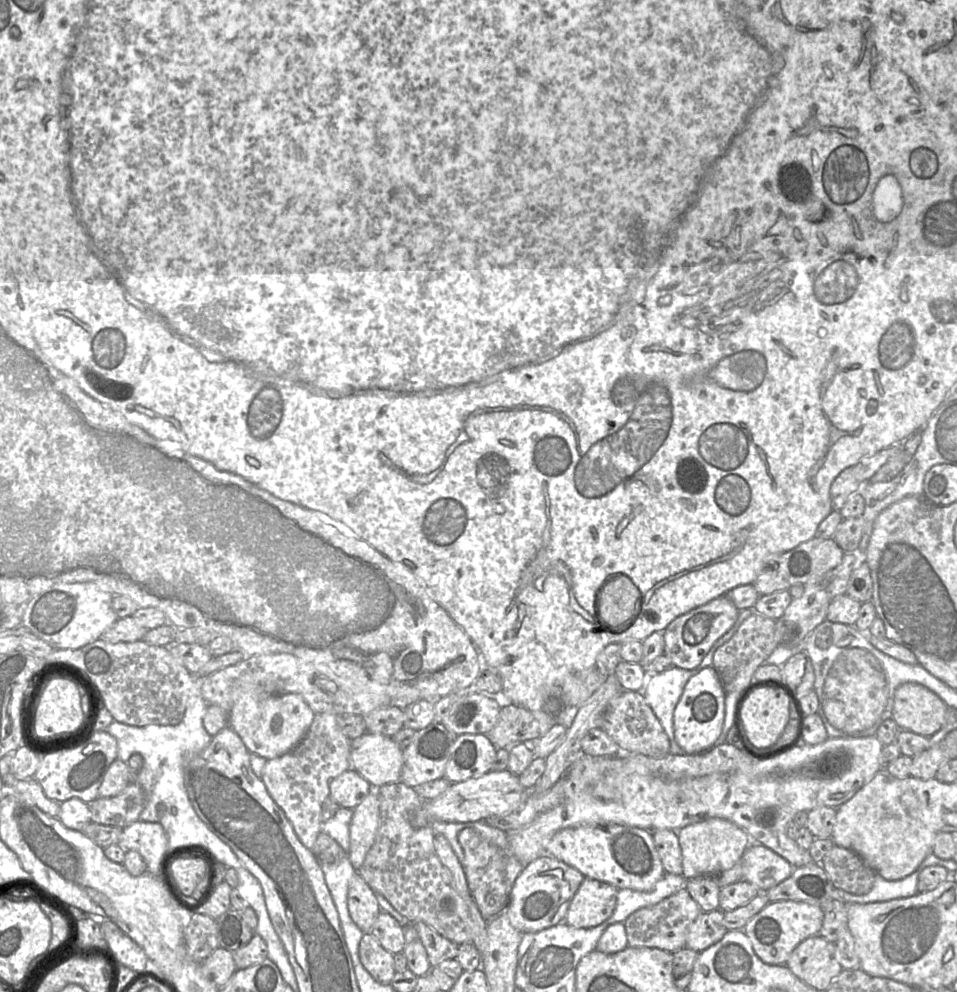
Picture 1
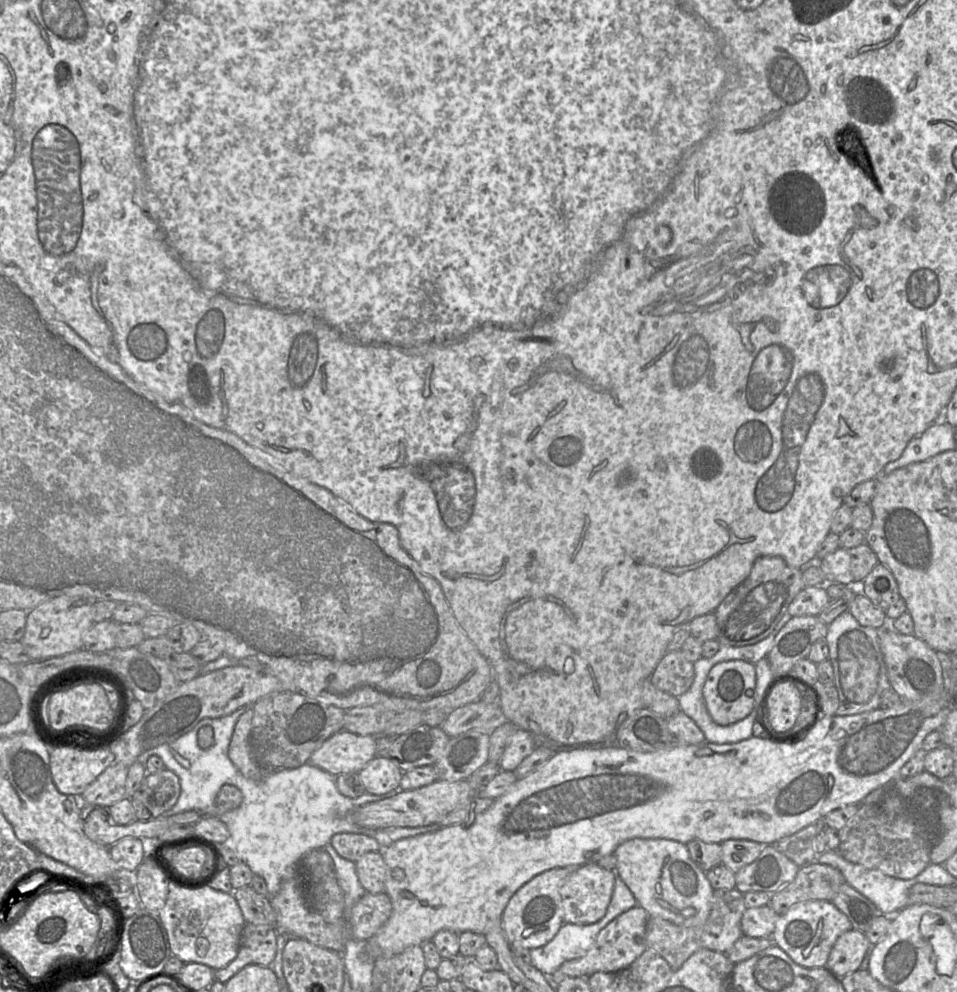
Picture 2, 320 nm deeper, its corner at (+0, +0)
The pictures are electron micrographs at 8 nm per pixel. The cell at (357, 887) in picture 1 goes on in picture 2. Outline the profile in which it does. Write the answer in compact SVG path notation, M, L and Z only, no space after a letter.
M381 850L366 852L355 863L359 882L366 893L385 892L387 864Z

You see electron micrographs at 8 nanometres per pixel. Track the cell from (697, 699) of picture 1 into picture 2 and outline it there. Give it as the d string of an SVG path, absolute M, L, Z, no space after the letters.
M730 660L714 665L705 680L702 694L712 720L721 726L734 724L750 714L756 685L755 665L742 660Z

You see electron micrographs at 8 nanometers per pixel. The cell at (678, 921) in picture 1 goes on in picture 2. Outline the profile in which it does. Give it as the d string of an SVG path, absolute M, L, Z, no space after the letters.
M737 888L714 889L710 914L700 926L681 926L660 917L649 916L645 933L646 947L660 954L674 970L680 969L684 962L700 949L726 953L744 935L741 921L746 909L744 894Z

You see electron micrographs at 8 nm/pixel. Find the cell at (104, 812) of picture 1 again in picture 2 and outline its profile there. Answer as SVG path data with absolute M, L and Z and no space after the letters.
M164 769L146 774L130 799L136 820L149 821L163 815L176 804L180 793L180 780L174 772Z

